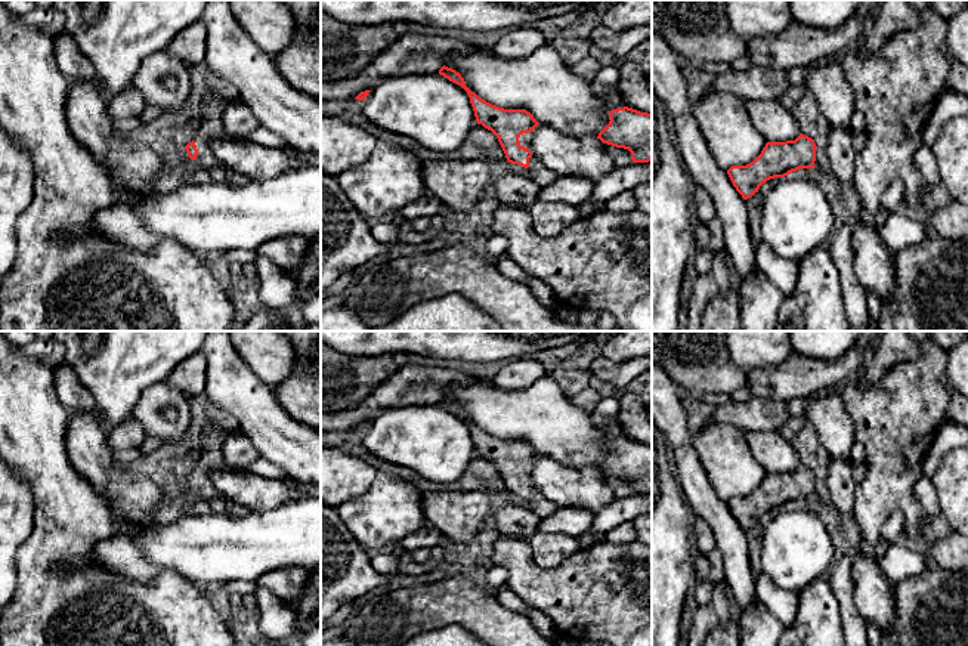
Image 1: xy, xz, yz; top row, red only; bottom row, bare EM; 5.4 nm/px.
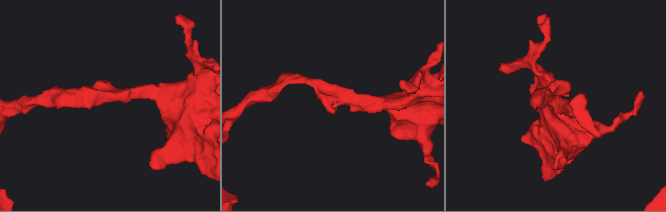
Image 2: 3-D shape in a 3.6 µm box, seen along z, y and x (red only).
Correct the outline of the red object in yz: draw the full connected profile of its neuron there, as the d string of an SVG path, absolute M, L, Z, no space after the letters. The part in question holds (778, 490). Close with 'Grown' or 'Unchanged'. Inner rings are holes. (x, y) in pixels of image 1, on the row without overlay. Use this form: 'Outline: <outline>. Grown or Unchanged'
Outline: M802 464L795 472L767 473L752 494L732 497L727 506L742 529L748 531L770 510L785 509L800 500L813 500L816 480L814 472Z. Unchanged

